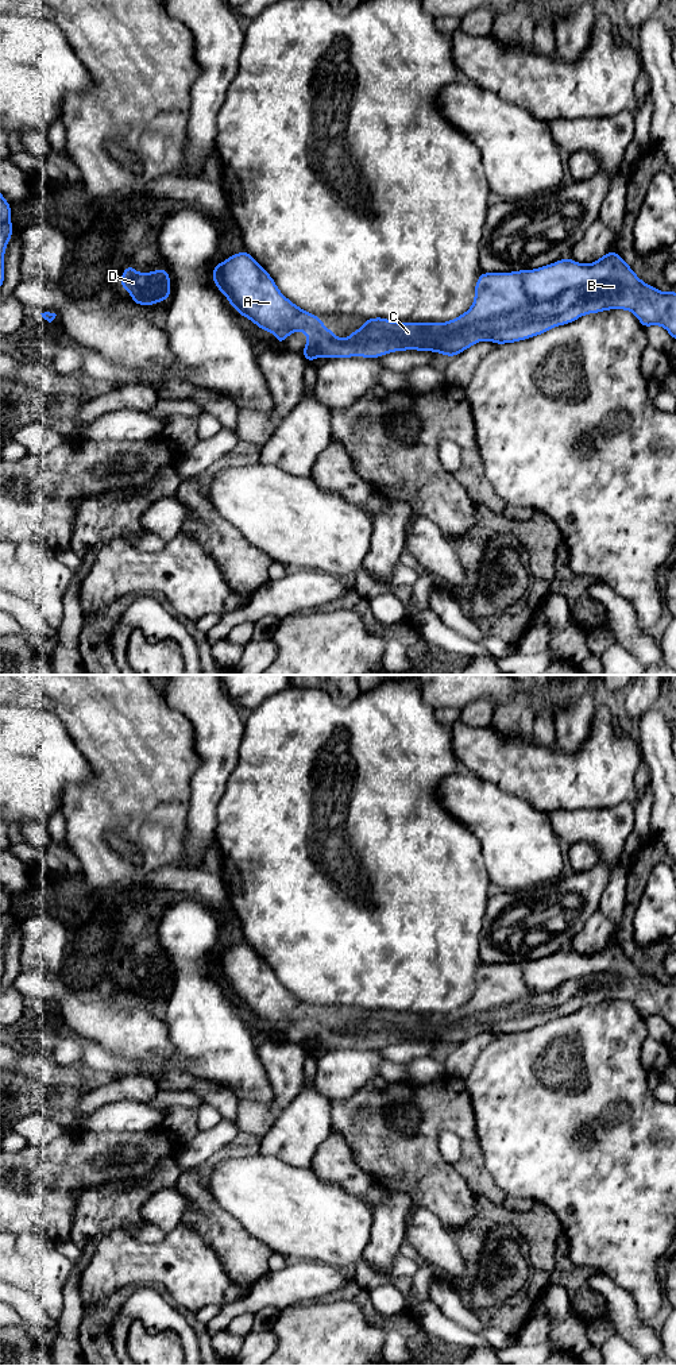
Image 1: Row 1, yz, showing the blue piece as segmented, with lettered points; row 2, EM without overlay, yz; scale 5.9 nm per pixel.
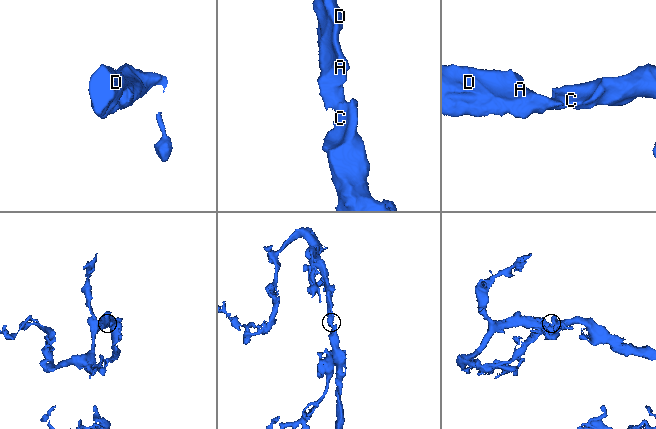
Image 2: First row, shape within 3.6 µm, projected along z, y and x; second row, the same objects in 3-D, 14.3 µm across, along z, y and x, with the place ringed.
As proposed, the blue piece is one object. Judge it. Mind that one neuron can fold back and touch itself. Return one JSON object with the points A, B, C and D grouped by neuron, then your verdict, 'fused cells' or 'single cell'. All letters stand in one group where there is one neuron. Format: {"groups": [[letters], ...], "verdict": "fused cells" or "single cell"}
{"groups": [["A", "B", "C", "D"]], "verdict": "single cell"}

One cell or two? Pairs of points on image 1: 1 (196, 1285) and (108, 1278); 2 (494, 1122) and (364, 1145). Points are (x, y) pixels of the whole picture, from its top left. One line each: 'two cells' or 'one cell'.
1: one cell
2: two cells

